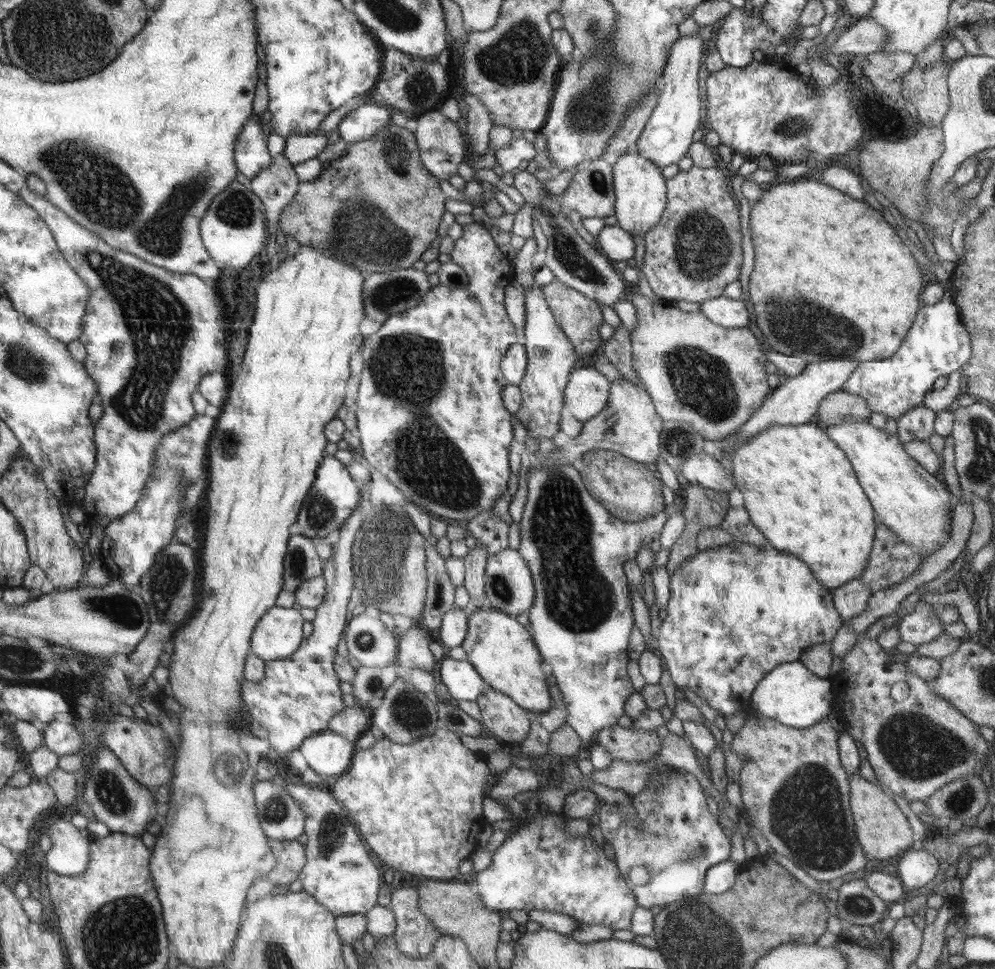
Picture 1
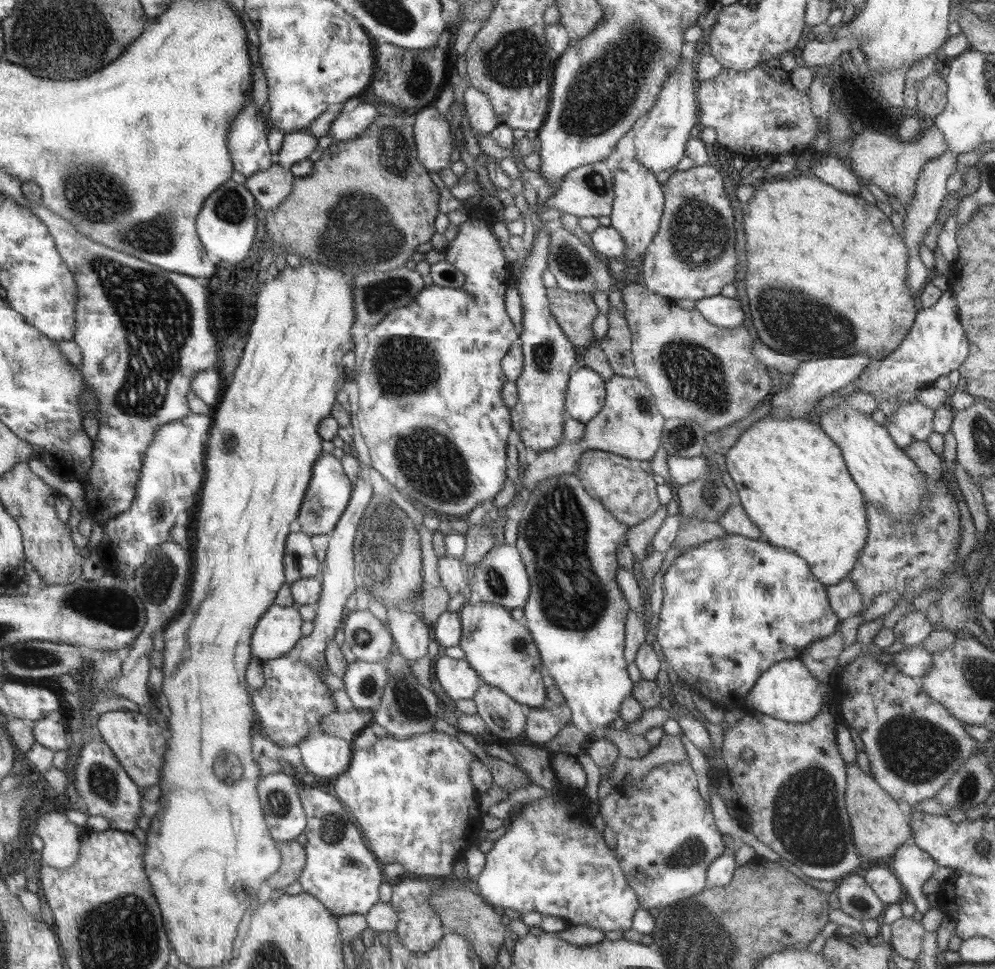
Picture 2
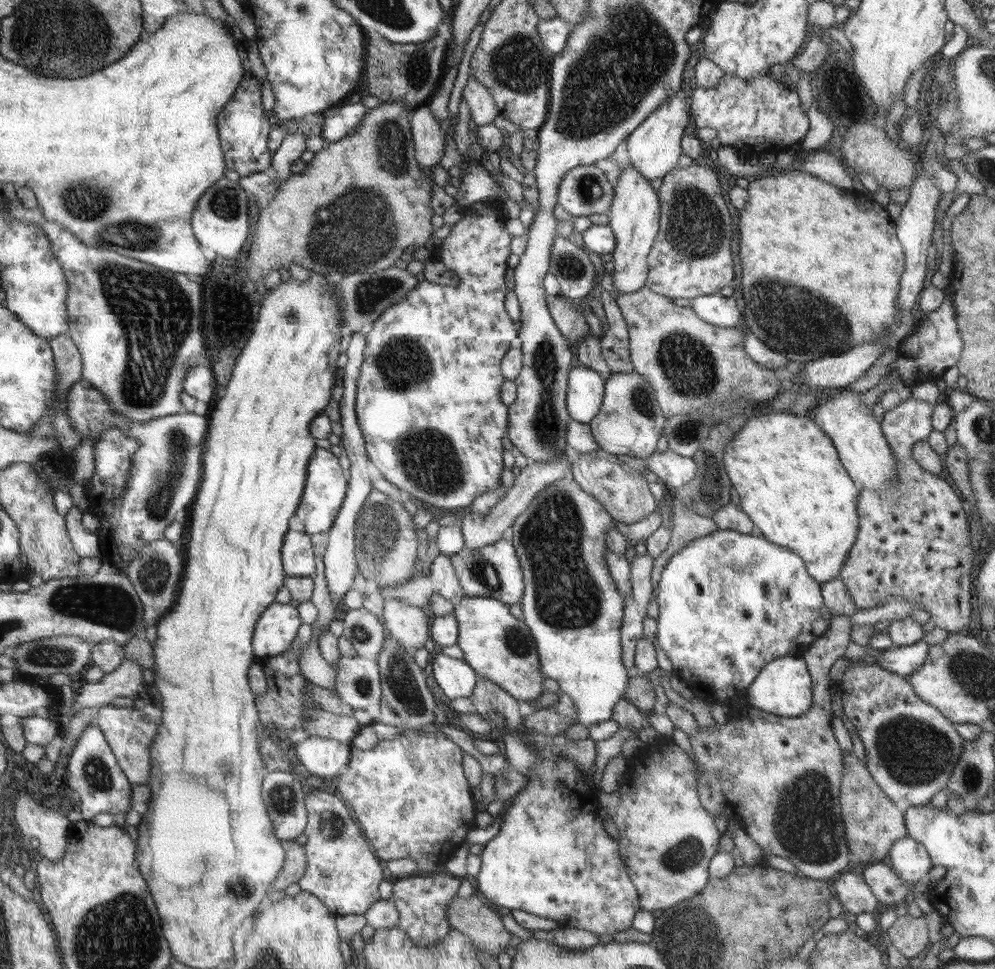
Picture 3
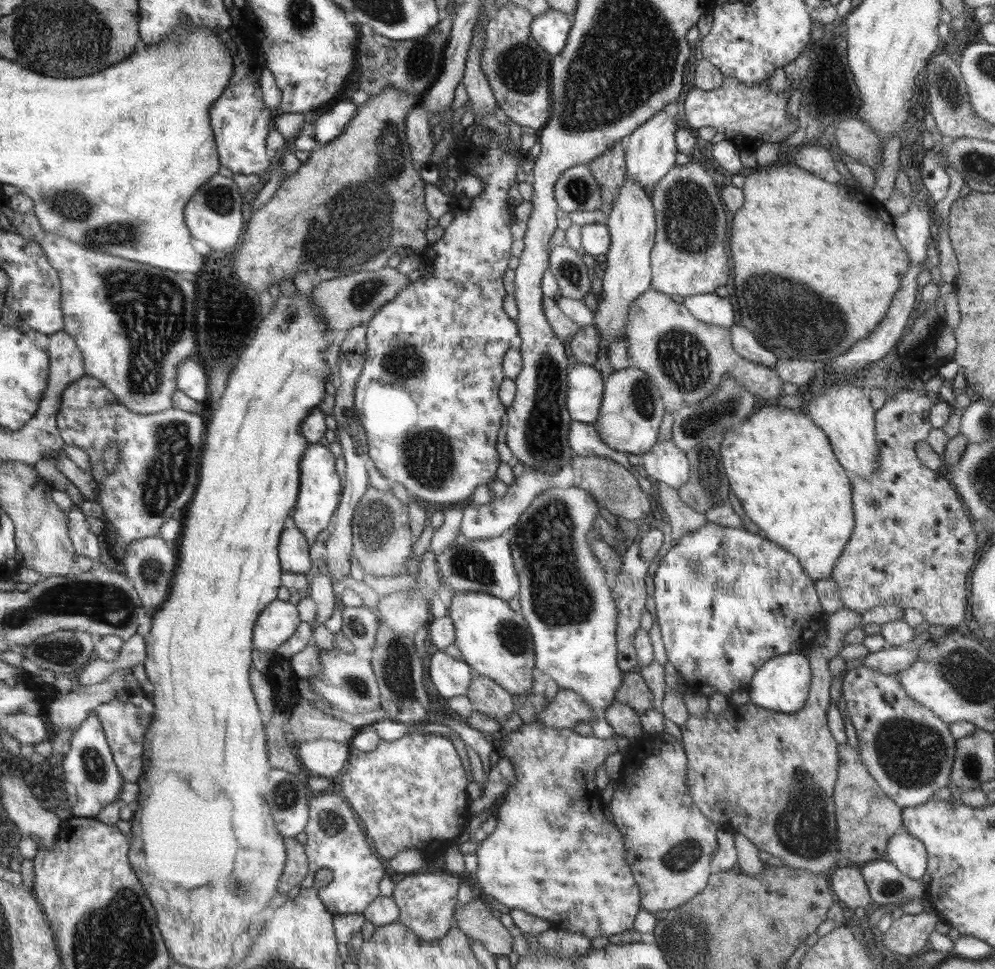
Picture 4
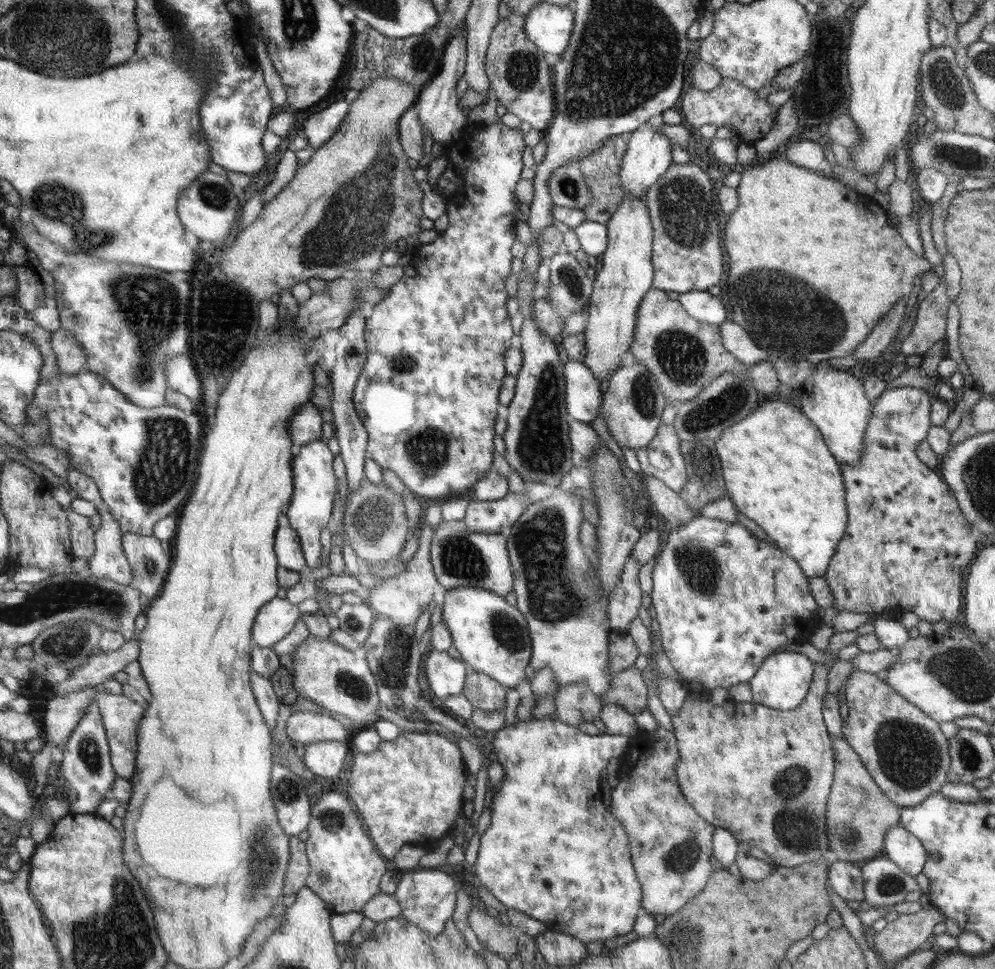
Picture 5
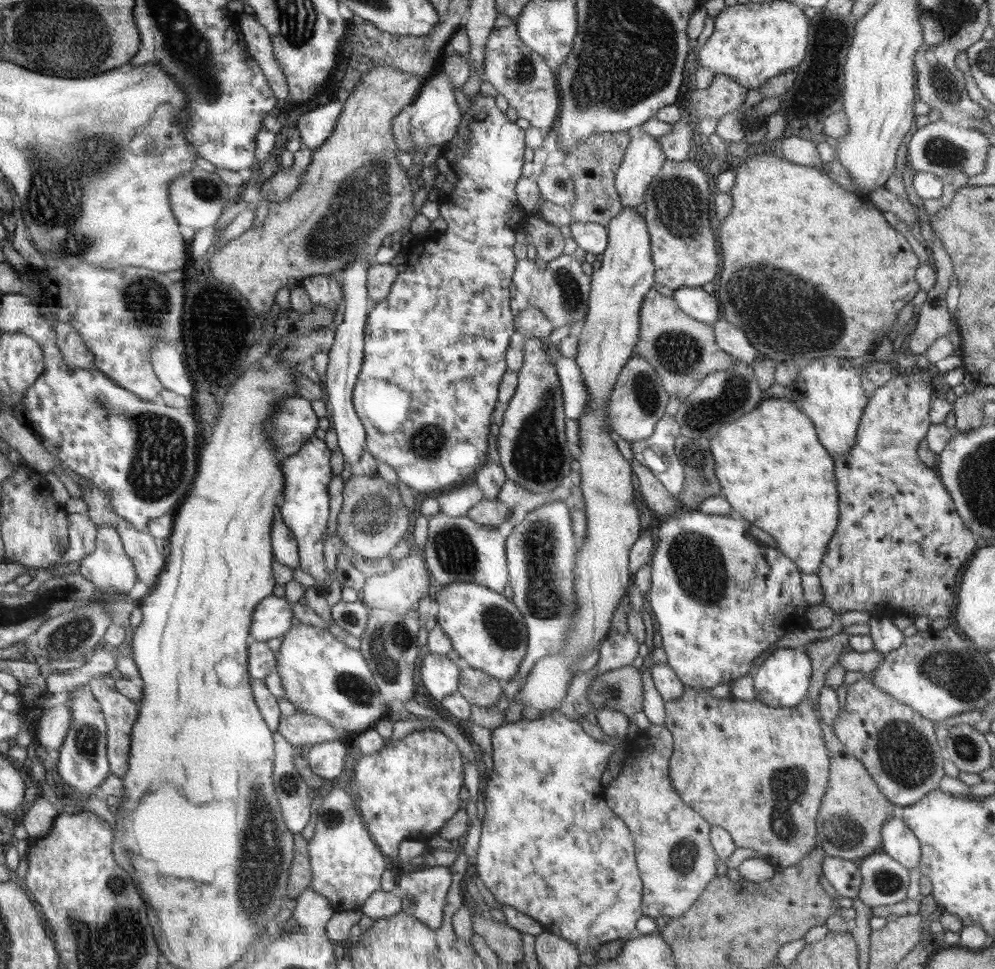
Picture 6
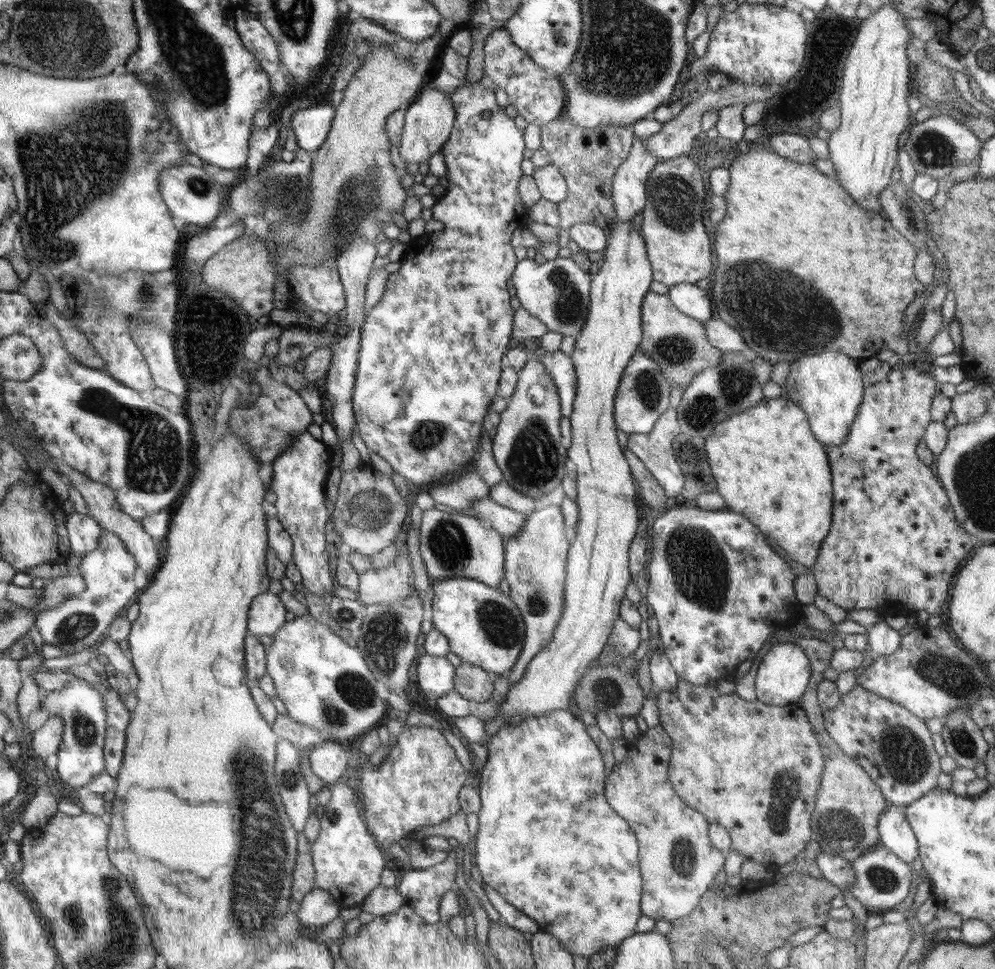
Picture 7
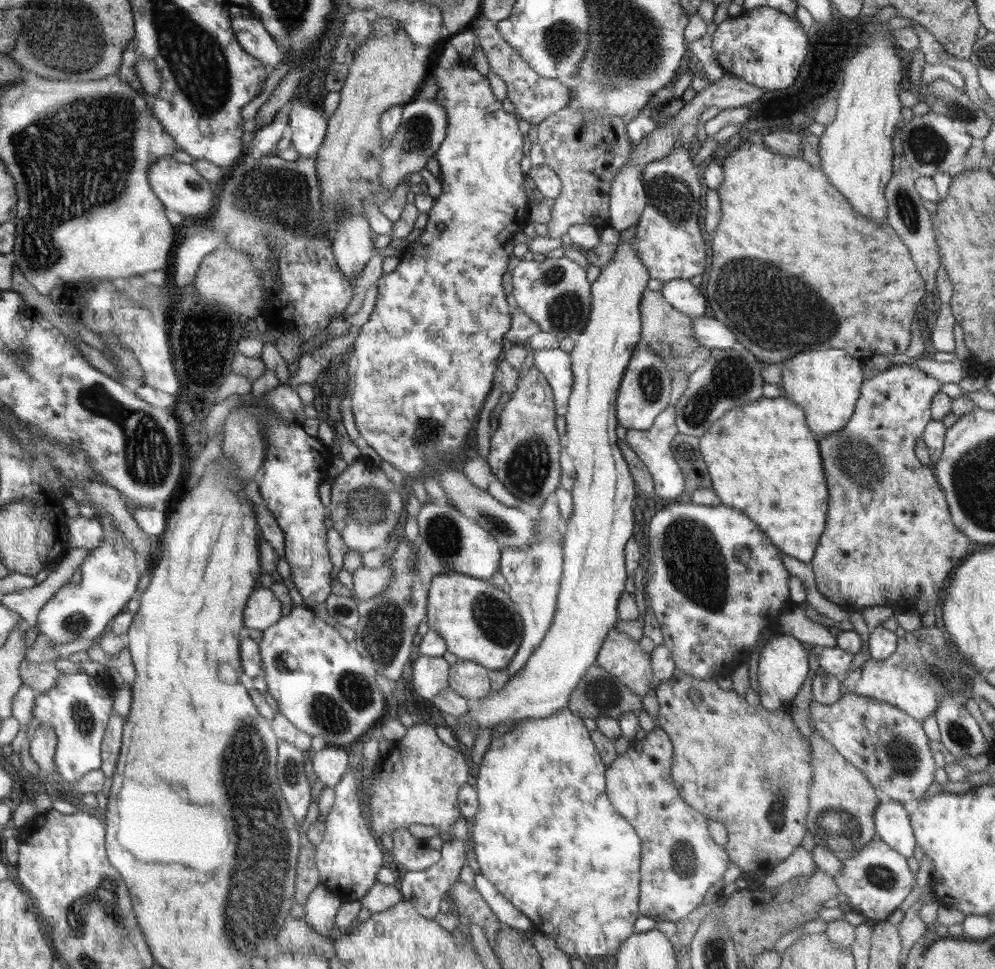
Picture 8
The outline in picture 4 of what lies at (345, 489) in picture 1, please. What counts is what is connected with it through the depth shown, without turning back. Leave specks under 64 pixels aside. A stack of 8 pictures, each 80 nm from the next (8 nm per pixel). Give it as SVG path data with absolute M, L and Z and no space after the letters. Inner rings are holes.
M309 443L306 449L306 460L302 460L302 496L298 496L298 512L293 512L292 518L296 528L306 537L311 549L316 537L324 528L328 528L330 518L338 506L338 496L343 492L340 486L340 476L334 470L334 453L321 443Z

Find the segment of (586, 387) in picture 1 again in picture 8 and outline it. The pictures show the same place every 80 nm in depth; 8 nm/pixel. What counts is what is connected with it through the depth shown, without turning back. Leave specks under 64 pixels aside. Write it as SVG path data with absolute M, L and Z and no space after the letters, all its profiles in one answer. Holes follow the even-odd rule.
M559 347L538 350L534 354L534 367L538 368L551 386L557 416L564 417L573 391L570 354Z

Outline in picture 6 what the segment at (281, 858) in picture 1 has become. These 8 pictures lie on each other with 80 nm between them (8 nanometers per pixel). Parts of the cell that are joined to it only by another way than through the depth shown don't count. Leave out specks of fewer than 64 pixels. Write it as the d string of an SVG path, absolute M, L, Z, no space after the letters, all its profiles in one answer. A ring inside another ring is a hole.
M296 834L294 840L298 840L298 856L294 856L293 868L289 871L289 895L290 899L298 899L307 888L312 887L312 861L309 857L308 842Z

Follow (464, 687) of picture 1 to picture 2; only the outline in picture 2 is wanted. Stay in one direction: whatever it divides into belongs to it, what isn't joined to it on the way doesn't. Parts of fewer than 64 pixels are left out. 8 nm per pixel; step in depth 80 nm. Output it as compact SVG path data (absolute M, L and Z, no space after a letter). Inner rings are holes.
M447 655L441 656L434 664L436 678L440 681L442 688L452 700L471 699L483 679L464 660L458 660Z

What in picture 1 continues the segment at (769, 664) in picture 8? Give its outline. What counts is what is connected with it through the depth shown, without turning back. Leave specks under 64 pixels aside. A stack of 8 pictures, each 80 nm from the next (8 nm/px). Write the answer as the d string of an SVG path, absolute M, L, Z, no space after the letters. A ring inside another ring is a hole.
M798 660L779 664L766 673L752 691L750 702L753 710L765 717L786 726L808 728L832 712L834 694L828 679L816 676Z

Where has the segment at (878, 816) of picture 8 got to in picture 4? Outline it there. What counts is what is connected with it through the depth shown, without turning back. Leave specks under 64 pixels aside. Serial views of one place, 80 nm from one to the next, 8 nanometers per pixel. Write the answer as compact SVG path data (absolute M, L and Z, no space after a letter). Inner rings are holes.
M907 831L890 838L886 856L888 861L892 861L900 872L910 878L920 880L927 872L925 845Z

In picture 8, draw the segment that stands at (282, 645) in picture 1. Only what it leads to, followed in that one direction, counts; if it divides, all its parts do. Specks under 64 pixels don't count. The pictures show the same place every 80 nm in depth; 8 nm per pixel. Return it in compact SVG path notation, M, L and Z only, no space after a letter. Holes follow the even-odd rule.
M258 587L249 596L244 612L244 623L247 628L265 631L282 617L282 602L268 588Z

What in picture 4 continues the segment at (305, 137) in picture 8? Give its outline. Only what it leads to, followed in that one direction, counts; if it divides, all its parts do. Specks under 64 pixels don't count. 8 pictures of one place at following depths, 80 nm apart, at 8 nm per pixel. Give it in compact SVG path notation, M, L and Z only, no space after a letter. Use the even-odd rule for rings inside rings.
M351 100L338 101L330 111L317 116L313 124L313 137L318 145L325 145L343 133L353 119L357 106Z

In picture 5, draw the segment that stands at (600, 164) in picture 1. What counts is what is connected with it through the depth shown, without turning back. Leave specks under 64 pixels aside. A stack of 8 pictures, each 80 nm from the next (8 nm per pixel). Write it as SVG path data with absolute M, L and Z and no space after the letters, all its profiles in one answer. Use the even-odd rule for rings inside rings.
M576 161L555 168L547 187L554 205L583 210L590 202L588 185Z

